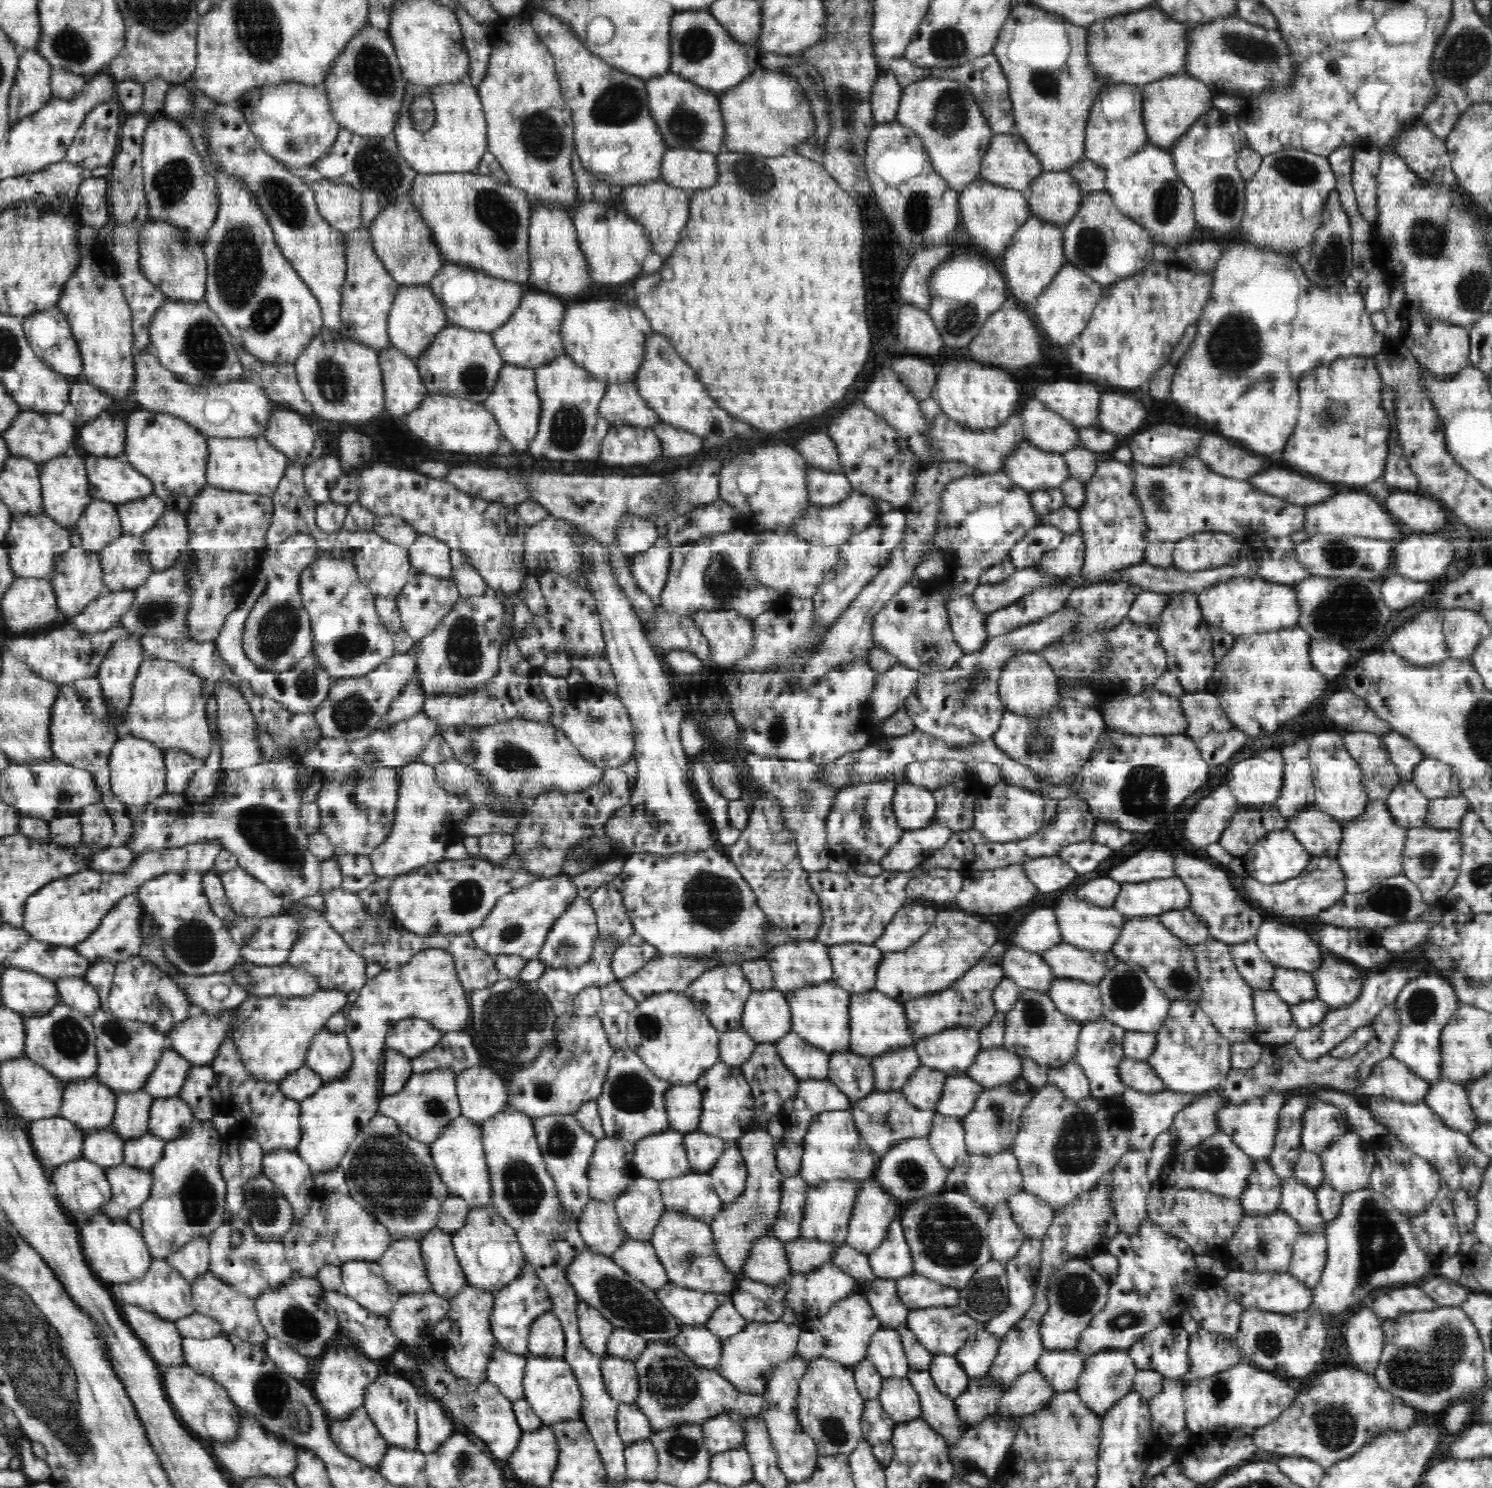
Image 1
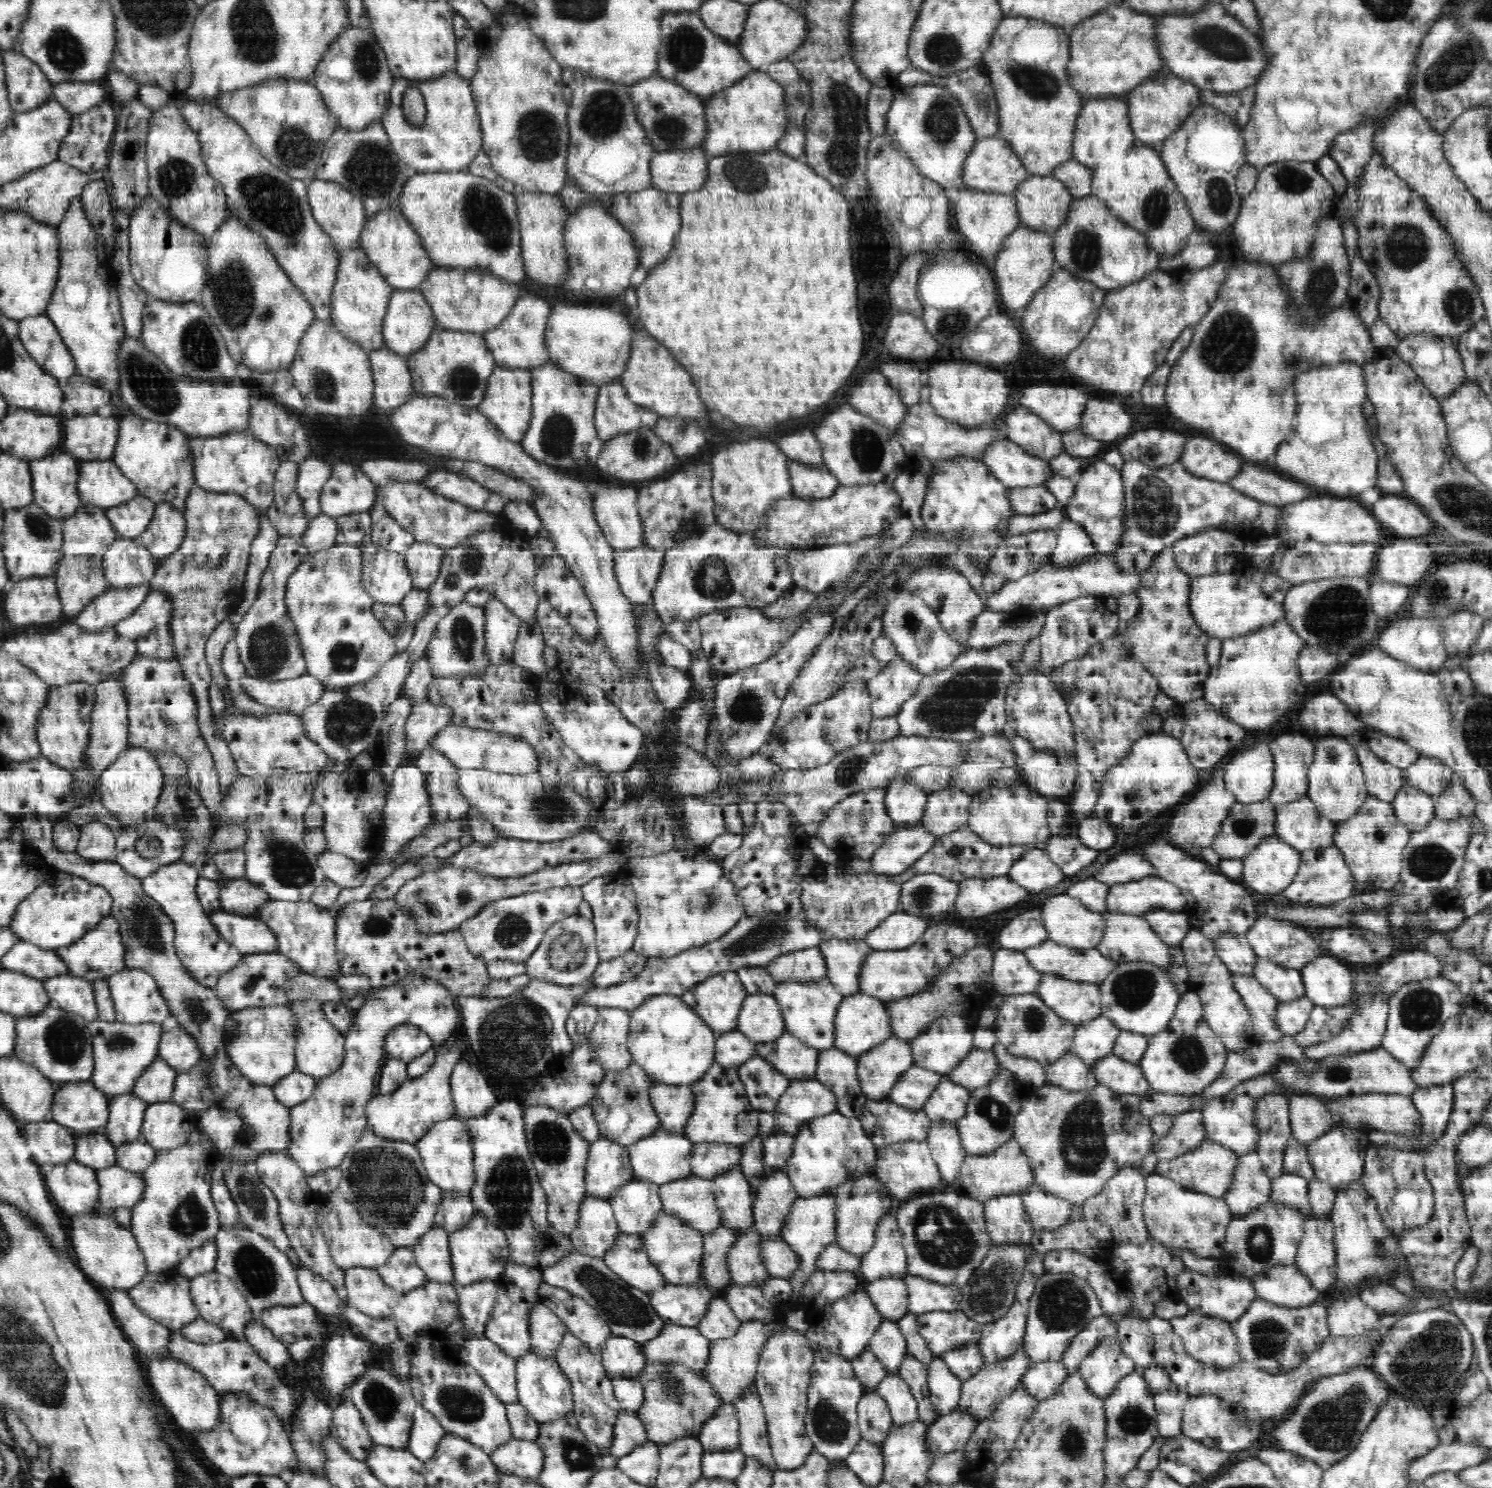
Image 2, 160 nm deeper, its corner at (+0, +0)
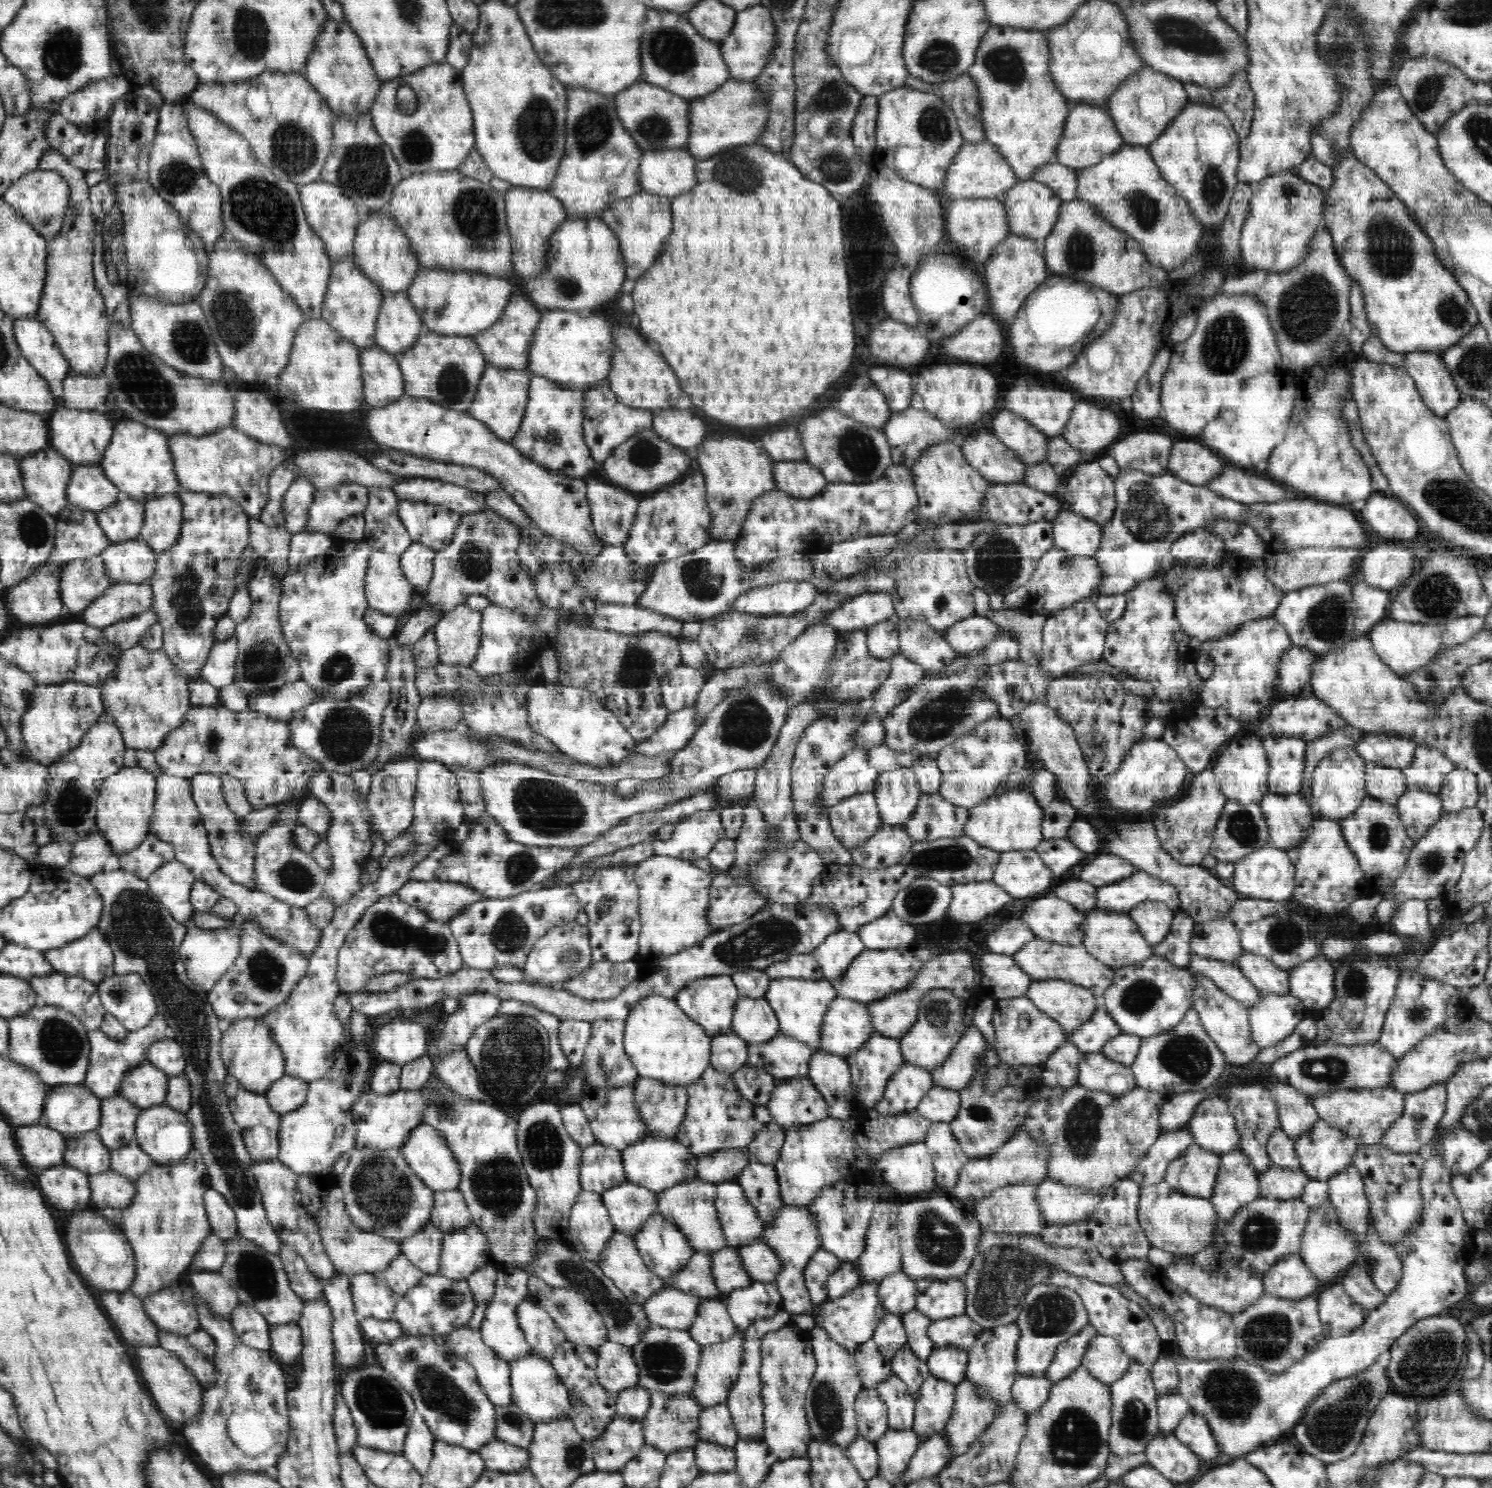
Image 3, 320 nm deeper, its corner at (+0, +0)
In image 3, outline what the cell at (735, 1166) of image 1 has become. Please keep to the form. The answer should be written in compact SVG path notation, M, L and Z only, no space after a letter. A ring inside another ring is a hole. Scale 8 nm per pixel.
M736 1180L715 1184L715 1209L727 1246L744 1247L757 1242L765 1229L756 1209Z

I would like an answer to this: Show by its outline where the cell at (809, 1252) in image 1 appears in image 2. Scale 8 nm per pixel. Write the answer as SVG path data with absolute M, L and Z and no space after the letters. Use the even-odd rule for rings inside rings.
M781 1238L763 1239L760 1245L763 1265L773 1278L790 1279L799 1267L797 1252Z

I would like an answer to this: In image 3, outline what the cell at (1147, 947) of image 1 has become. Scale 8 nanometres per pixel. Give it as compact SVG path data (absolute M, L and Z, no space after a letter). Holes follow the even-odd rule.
M1097 909L1085 913L1085 933L1082 944L1094 958L1114 969L1146 960L1153 955L1152 945L1146 942L1145 936L1139 931L1138 925L1126 912Z

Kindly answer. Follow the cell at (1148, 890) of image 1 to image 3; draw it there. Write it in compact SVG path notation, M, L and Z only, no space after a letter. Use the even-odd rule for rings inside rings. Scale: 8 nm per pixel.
M1143 870L1112 884L1097 887L1096 891L1096 908L1102 911L1128 912L1146 901L1166 903L1174 912L1181 906L1179 894L1172 883Z

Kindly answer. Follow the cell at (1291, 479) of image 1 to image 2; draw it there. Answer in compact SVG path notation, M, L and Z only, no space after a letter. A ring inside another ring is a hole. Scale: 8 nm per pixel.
M1252 464L1242 470L1227 482L1236 492L1255 498L1263 503L1276 504L1280 507L1300 502L1304 498L1316 496L1310 488L1290 478L1276 476L1272 472L1254 468Z

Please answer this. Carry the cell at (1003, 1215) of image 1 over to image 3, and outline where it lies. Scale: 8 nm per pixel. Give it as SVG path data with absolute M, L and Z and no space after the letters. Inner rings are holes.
M1015 1184L997 1188L975 1203L975 1212L982 1231L1036 1236L1048 1225L1036 1201L1036 1185Z

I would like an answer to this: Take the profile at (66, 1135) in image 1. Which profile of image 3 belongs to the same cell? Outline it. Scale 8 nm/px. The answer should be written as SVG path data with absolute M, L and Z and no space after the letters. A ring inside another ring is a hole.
M39 1122L14 1129L21 1158L27 1166L42 1170L64 1164L67 1136Z

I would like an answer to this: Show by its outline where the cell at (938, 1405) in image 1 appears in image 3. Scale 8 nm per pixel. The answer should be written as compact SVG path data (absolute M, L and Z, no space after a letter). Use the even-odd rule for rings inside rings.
M906 1343L891 1358L891 1367L893 1374L906 1383L907 1389L916 1399L922 1383L930 1375L926 1361L920 1360L912 1351L912 1347Z

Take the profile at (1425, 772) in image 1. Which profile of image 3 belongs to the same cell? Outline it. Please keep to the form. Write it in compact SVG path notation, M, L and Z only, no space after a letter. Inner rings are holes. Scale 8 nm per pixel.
M1417 745L1413 761L1401 771L1406 777L1408 788L1418 788L1438 795L1445 776L1455 767L1446 753L1426 745Z

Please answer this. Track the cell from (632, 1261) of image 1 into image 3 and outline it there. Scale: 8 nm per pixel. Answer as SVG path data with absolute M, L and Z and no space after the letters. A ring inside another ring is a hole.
M616 1232L608 1240L606 1248L601 1252L601 1255L597 1258L596 1263L604 1272L607 1278L610 1278L616 1288L622 1291L622 1294L632 1303L644 1306L646 1300L650 1296L654 1296L655 1292L664 1288L665 1282L660 1277L645 1265L645 1260L640 1256L638 1249L636 1248L634 1237Z

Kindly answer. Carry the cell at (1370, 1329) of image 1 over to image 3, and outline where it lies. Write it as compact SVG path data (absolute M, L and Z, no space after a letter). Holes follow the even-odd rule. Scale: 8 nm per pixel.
M1330 1286L1317 1294L1320 1320L1326 1337L1348 1336L1364 1324L1370 1310L1352 1300L1342 1286Z

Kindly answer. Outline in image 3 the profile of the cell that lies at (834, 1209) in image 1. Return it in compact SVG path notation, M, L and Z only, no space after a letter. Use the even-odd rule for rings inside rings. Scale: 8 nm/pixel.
M783 1205L778 1216L771 1223L765 1225L759 1241L765 1242L778 1255L781 1271L775 1278L778 1292L782 1299L782 1310L791 1314L813 1314L804 1271L812 1255L821 1248L821 1237L818 1236L817 1220L811 1216L809 1208L805 1206Z

